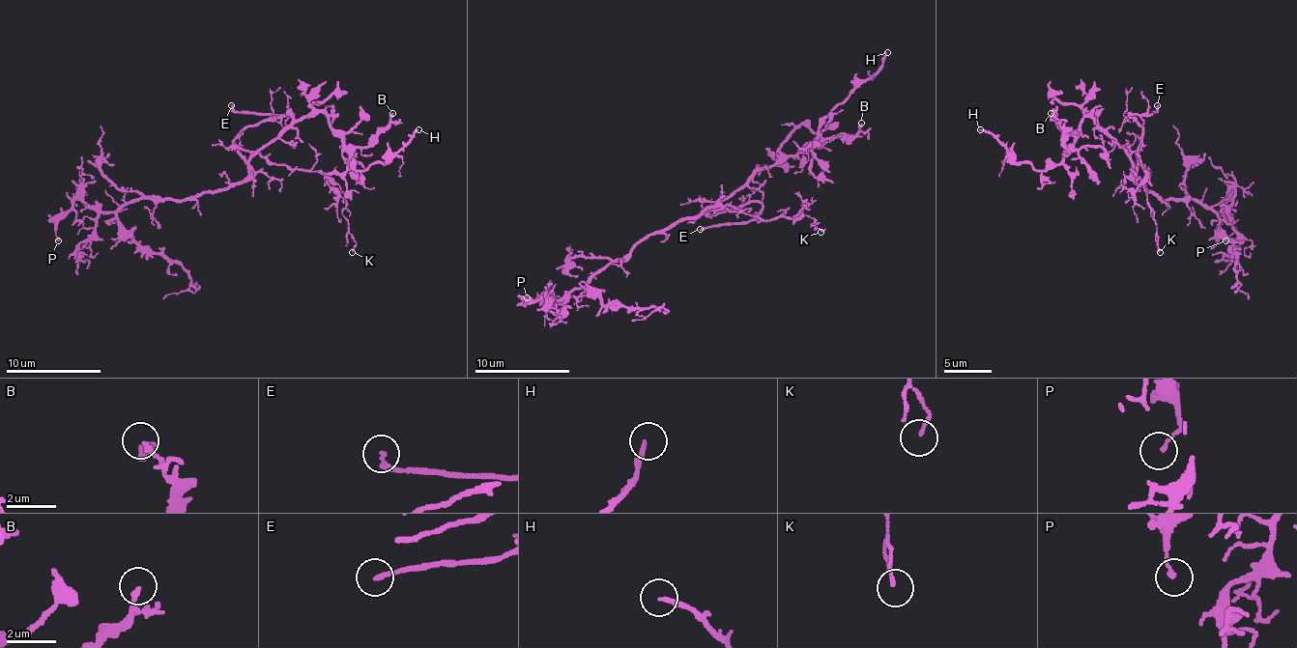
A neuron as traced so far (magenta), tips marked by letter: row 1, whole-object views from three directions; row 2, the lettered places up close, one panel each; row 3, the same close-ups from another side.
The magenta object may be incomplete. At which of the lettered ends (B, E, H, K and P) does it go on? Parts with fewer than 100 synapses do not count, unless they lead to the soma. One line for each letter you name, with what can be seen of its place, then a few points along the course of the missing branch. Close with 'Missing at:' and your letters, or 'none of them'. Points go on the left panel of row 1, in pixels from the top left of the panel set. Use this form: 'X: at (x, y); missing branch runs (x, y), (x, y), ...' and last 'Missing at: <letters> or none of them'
E: at (231, 105)
Missing at: E

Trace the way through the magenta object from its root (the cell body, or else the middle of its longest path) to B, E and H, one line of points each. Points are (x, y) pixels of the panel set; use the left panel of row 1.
B: (241, 182), (250, 160), (304, 117), (324, 113), (347, 146), (366, 146), (392, 113)
E: (241, 182), (247, 174), (247, 162), (241, 153), (239, 136), (247, 126), (293, 115), (257, 115), (231, 105)
H: (241, 182), (262, 148), (319, 113), (357, 169), (389, 160), (418, 129)

